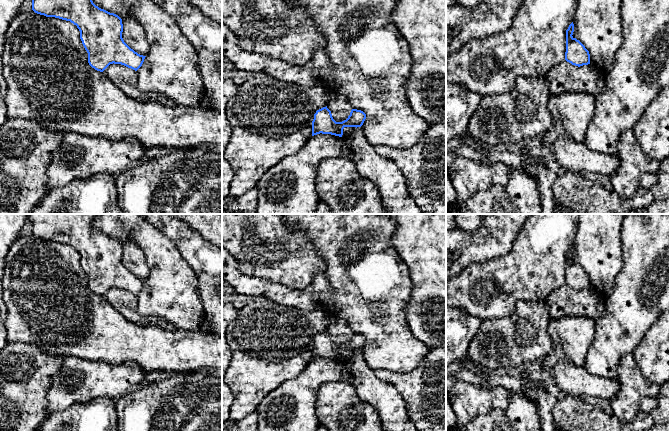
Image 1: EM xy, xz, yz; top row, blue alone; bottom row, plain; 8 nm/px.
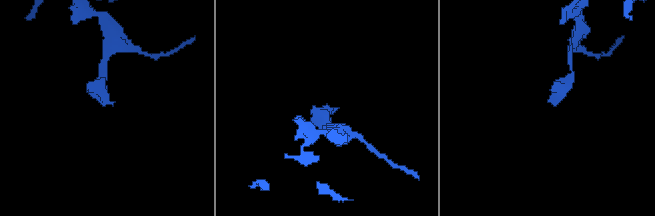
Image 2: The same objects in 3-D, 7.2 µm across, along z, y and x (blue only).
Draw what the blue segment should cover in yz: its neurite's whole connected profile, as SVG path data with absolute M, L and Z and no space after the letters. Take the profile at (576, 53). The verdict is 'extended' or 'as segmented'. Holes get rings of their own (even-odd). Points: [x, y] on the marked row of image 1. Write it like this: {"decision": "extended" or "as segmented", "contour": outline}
{"decision": "as segmented", "contour": "M574 24L569 25L566 30L566 52L565 60L575 66L583 66L590 64L590 54L585 46L573 35Z"}

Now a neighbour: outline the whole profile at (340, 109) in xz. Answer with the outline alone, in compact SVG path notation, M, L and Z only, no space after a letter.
M334 91L330 92L327 108L331 111L332 117L336 122L346 120L351 112L347 99Z

